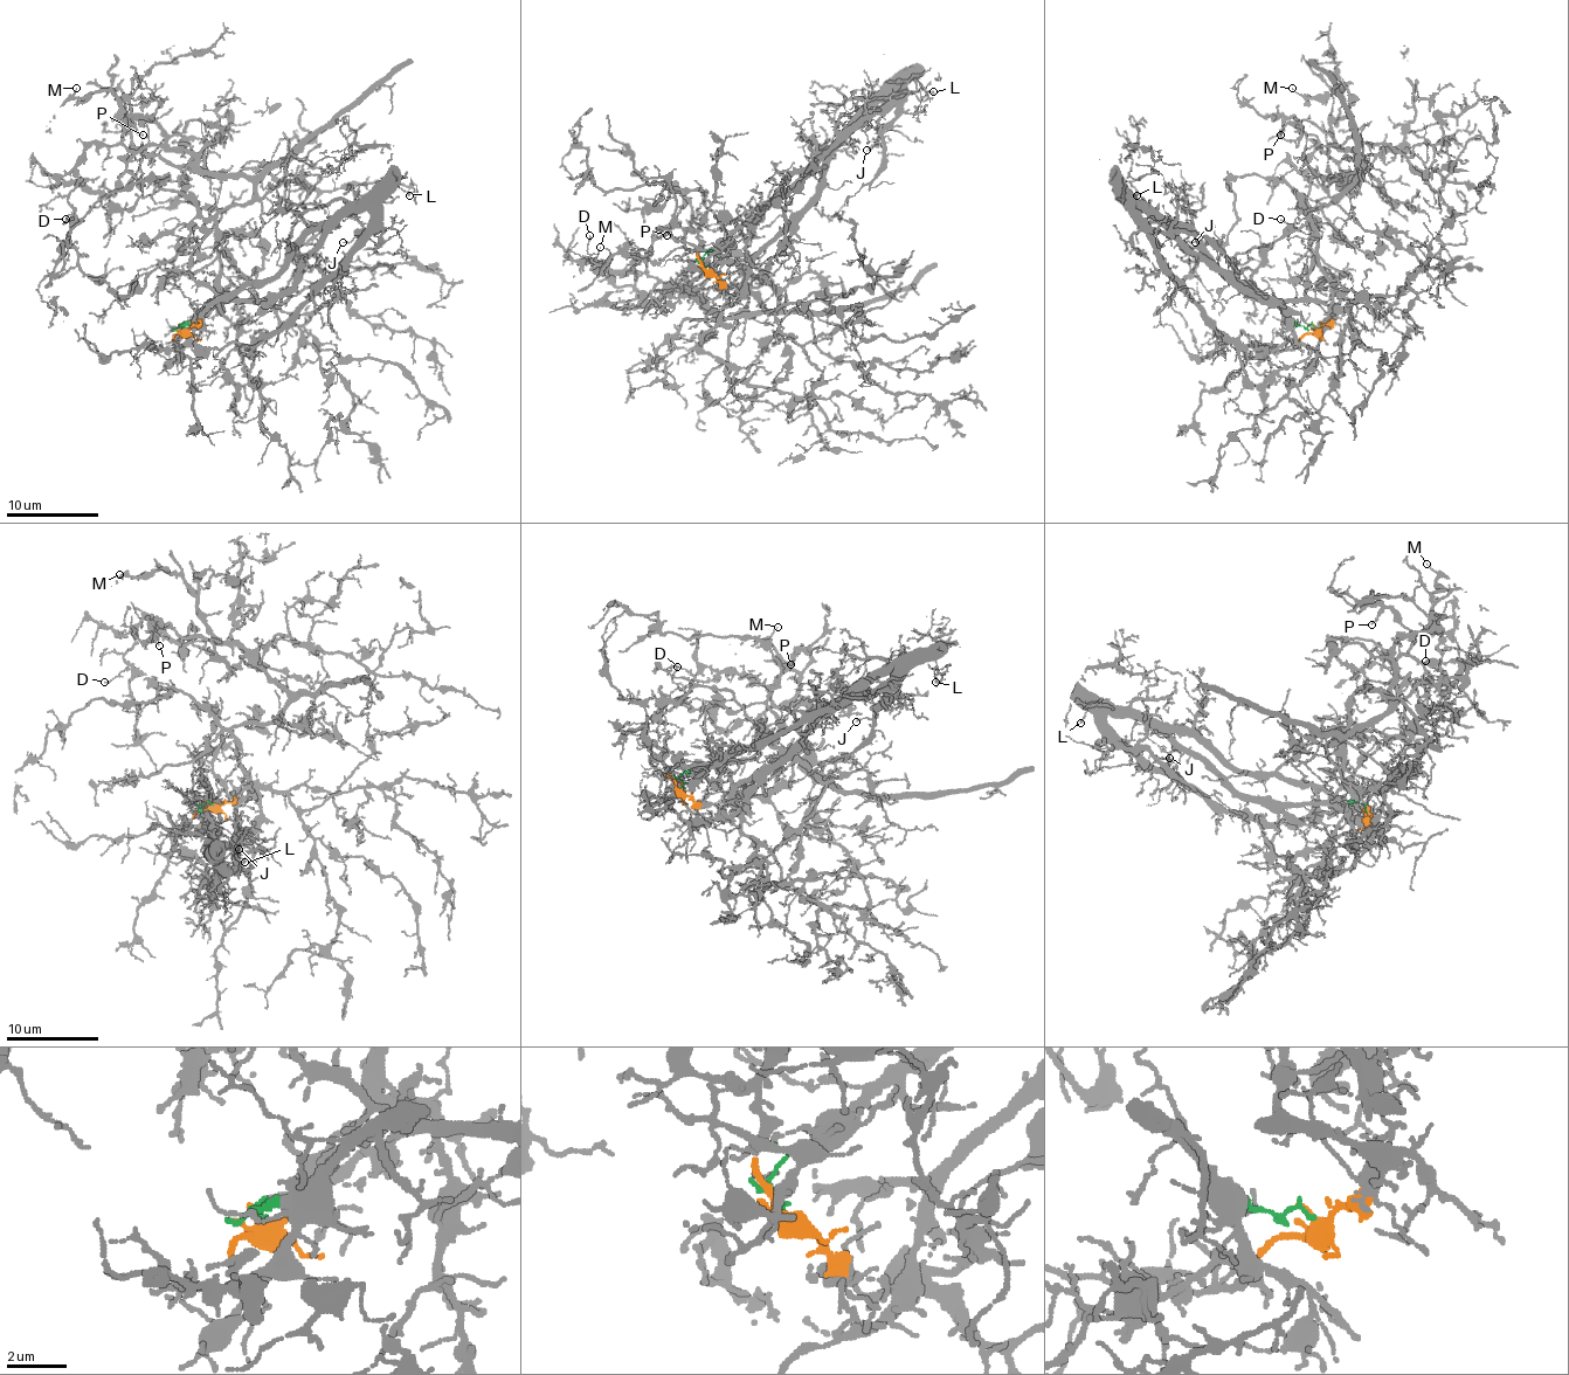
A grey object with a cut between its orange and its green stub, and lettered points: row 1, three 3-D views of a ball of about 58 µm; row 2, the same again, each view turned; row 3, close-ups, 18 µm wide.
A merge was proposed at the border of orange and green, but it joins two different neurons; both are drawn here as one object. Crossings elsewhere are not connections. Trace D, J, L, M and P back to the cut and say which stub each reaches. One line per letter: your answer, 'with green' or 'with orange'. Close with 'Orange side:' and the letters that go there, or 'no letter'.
D: with orange
J: with green
L: with green
M: with orange
P: with orange
Orange side: D, M, P

